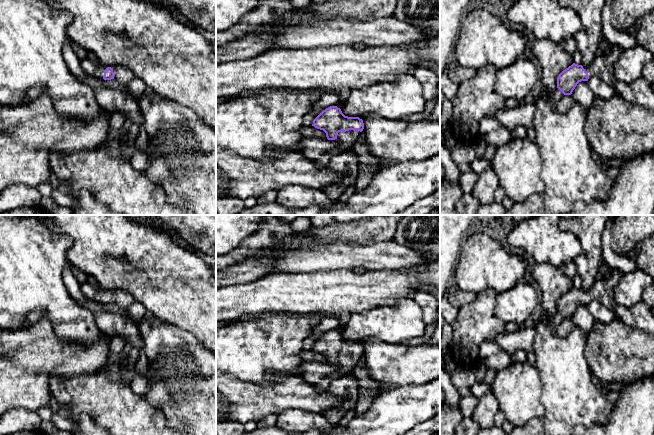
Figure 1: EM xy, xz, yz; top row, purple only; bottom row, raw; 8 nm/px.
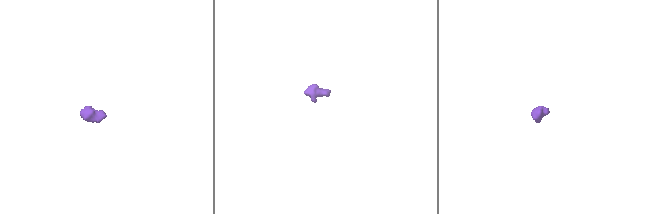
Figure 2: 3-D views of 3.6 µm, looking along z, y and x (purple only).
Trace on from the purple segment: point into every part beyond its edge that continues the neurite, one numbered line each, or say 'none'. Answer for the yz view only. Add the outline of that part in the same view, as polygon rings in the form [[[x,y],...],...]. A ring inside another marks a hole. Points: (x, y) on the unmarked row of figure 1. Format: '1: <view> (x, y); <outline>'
1: yz (602, 290); [[[614,269],[611,276],[606,280],[597,279],[588,290],[583,290],[588,297],[588,301],[599,301],[614,311],[613,305],[615,301],[613,291],[624,274],[624,272]]]
2: yz (556, 319); [[[557,312],[555,314],[550,314],[549,319],[551,321],[553,328],[557,329],[557,327],[561,324],[564,318]]]

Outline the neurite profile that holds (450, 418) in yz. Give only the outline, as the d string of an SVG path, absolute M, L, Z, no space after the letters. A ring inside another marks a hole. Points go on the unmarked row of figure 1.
M447 403L440 406L440 435L456 435L455 430L461 420L460 408L453 408Z

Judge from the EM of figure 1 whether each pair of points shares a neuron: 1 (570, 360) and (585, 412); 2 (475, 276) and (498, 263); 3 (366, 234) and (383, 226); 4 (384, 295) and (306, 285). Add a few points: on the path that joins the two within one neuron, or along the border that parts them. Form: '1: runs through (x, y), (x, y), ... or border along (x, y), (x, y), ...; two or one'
1: runs through (570, 373), (570, 395), (574, 399); one
2: runs through (481, 270), (486, 265), (492, 265); one
3: runs through (370, 231), (379, 229); one
4: runs through (365, 292), (325, 292); one

